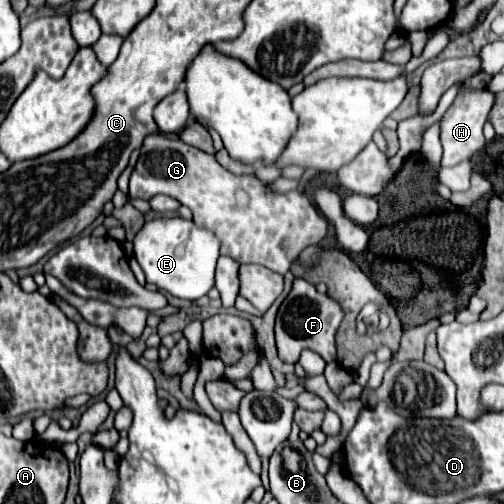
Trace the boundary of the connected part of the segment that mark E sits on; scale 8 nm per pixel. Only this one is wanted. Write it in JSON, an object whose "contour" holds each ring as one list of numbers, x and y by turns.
{"contour":[[161,217,145,221,133,239,135,257,147,277,147,283,157,285,181,299,199,299,215,285,215,263,219,257,219,239,207,229,197,227,183,217]]}

